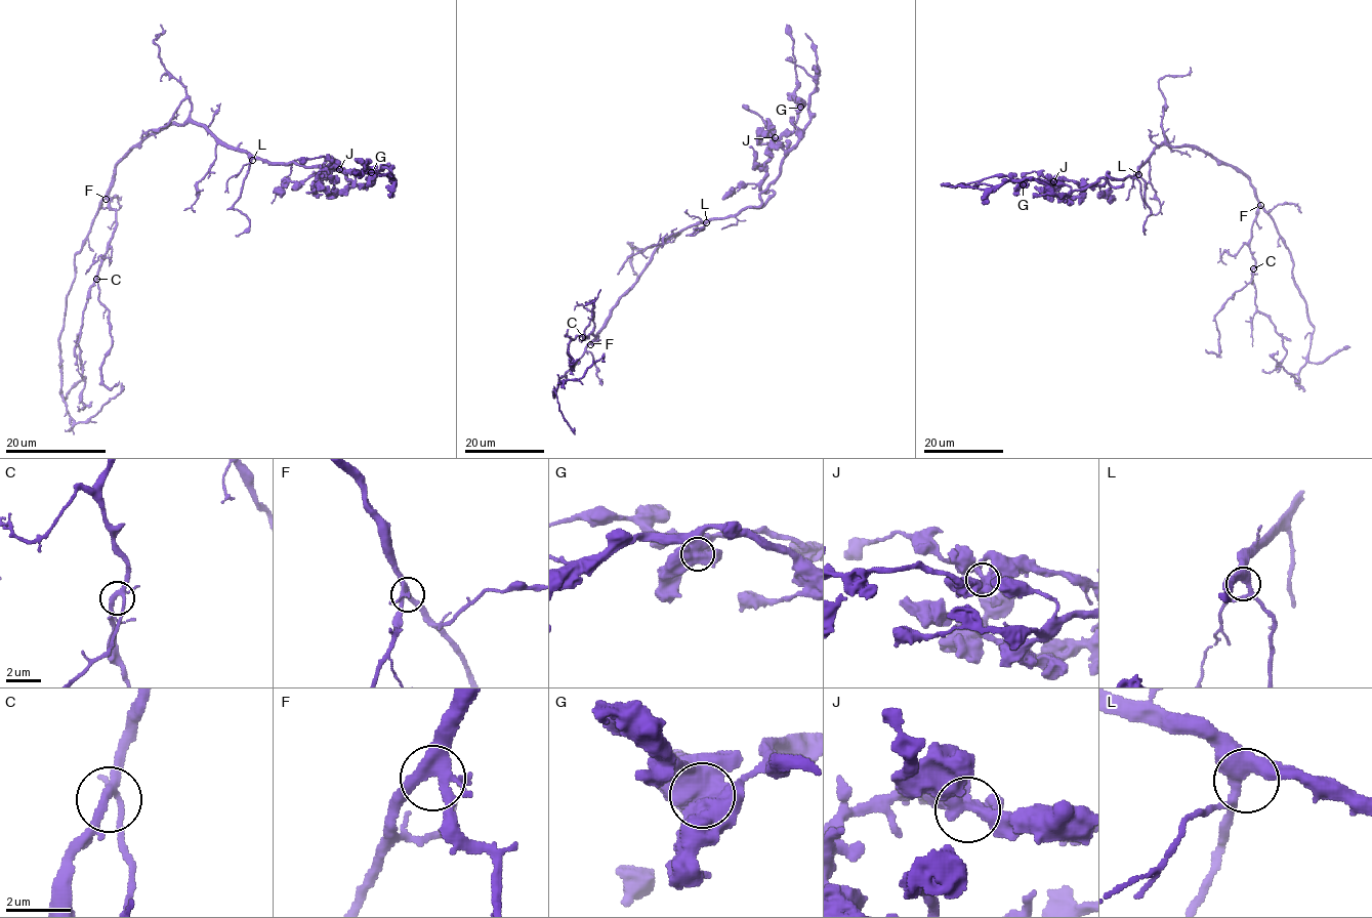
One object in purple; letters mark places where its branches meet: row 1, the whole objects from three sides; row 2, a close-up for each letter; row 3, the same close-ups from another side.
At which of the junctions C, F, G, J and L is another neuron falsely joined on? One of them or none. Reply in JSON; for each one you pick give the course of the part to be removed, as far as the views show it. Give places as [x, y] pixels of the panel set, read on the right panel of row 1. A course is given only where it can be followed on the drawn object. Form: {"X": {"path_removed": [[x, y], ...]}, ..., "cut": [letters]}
{"G": {"path_removed": [[1024, 183], [1027, 178], [1036, 179], [1054, 193], [1067, 193], [1100, 178], [1111, 185], [1123, 182]]}, "cut": ["G"]}

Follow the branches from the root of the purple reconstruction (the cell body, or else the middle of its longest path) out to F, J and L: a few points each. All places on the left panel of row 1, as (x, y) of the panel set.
F: (169, 125), (154, 130), (135, 144), (116, 164), (106, 199)
J: (169, 125), (203, 124), (227, 144), (269, 162), (322, 167), (337, 162), (329, 157), (322, 173), (339, 169)
L: (169, 125), (203, 124), (217, 138), (239, 147), (252, 160)

